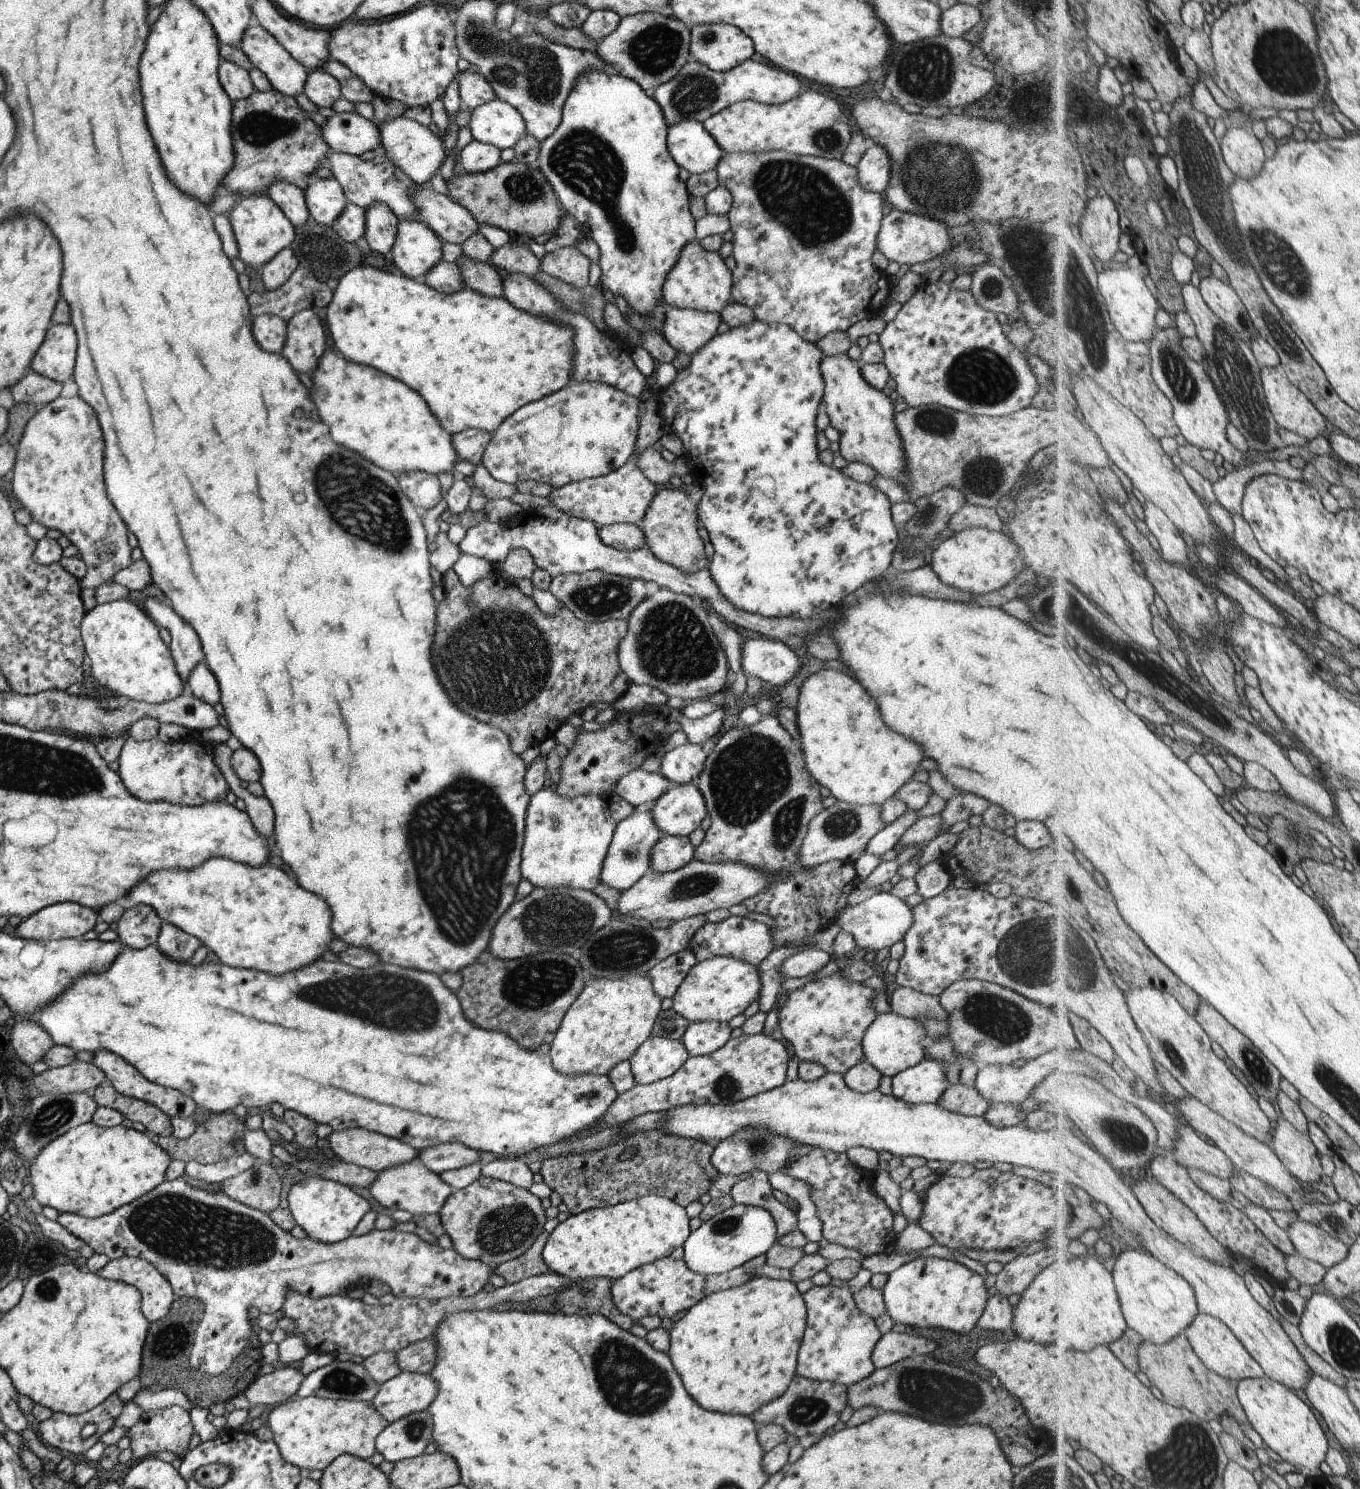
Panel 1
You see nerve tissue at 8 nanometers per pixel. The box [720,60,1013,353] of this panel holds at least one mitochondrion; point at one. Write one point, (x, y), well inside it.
(803, 201)

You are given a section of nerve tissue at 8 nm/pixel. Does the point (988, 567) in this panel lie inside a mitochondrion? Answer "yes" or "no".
no

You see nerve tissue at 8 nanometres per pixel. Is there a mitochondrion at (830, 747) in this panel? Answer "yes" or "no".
no

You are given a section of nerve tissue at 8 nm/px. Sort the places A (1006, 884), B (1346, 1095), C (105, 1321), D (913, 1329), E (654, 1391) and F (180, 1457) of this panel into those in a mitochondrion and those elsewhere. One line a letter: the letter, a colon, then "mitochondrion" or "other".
A: other
B: mitochondrion
C: other
D: other
E: mitochondrion
F: other

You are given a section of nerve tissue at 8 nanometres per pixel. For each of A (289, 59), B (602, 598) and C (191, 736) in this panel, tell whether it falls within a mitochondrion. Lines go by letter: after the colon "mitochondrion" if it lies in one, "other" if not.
A: other
B: mitochondrion
C: other

